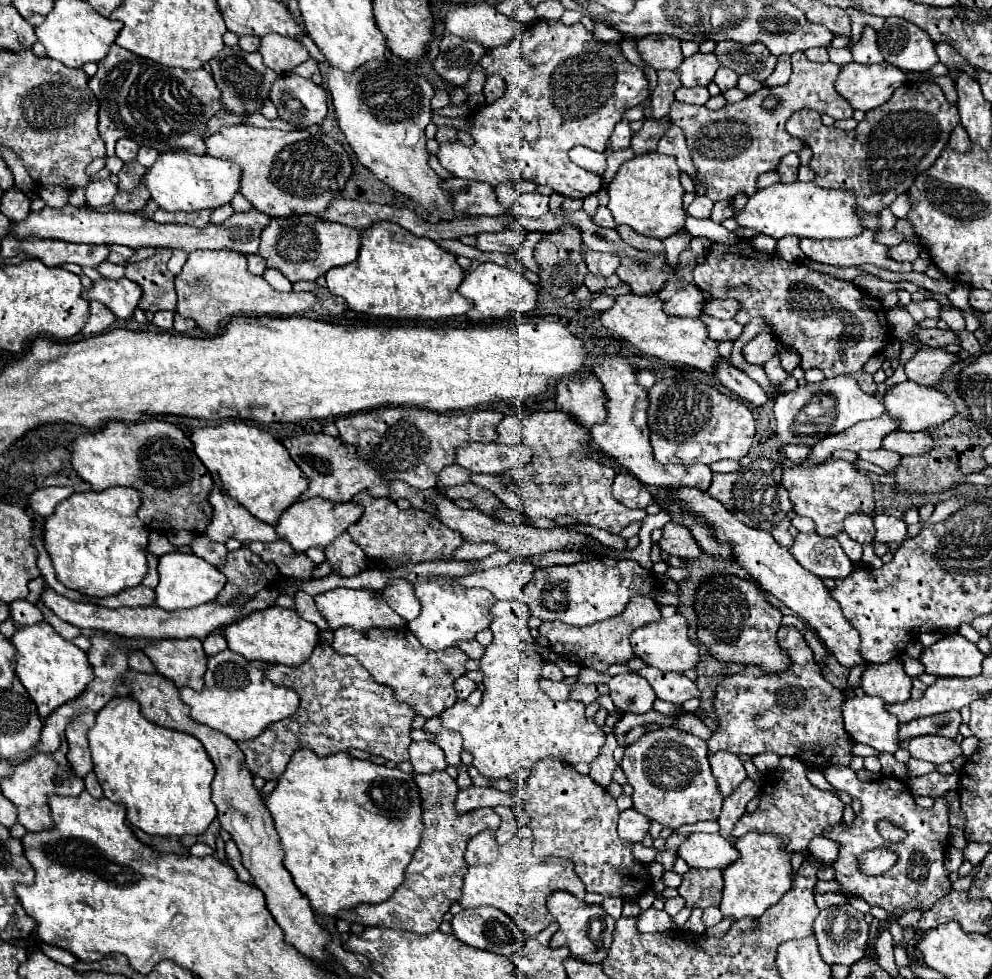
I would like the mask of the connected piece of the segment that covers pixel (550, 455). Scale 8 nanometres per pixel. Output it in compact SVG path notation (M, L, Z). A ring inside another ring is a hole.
M534 412L522 418L524 446L532 448L532 460L516 470L508 470L500 476L512 480L524 500L526 516L530 518L574 518L580 524L588 524L610 534L620 534L634 520L644 520L646 510L632 510L612 498L612 482L616 472L602 466L596 460L584 456L584 446L590 444L590 432L580 428L564 412Z

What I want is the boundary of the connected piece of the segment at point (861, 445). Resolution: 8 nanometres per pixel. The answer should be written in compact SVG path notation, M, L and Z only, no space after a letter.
M884 414L876 420L866 420L864 424L854 424L852 428L848 428L848 432L840 432L836 436L826 436L818 444L814 444L806 462L812 466L822 464L836 450L852 450L852 452L878 450L882 446L884 436L894 430L896 430L896 420L890 420L888 414Z

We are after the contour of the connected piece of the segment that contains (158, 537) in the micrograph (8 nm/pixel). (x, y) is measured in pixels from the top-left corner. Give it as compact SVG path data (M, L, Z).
M150 532L150 542L148 542L148 550L154 552L156 556L162 556L162 554L168 554L168 552L176 552L176 546L172 546L168 542L168 538L160 532Z

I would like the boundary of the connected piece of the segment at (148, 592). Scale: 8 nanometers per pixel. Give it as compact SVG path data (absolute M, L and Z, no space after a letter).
M140 584L140 586L134 586L134 588L126 588L122 590L120 594L116 596L108 596L108 598L92 598L94 604L102 604L102 606L108 606L110 608L118 608L118 606L127 606L127 607L140 607L140 606L149 606L153 605L155 602L156 594L152 588Z

